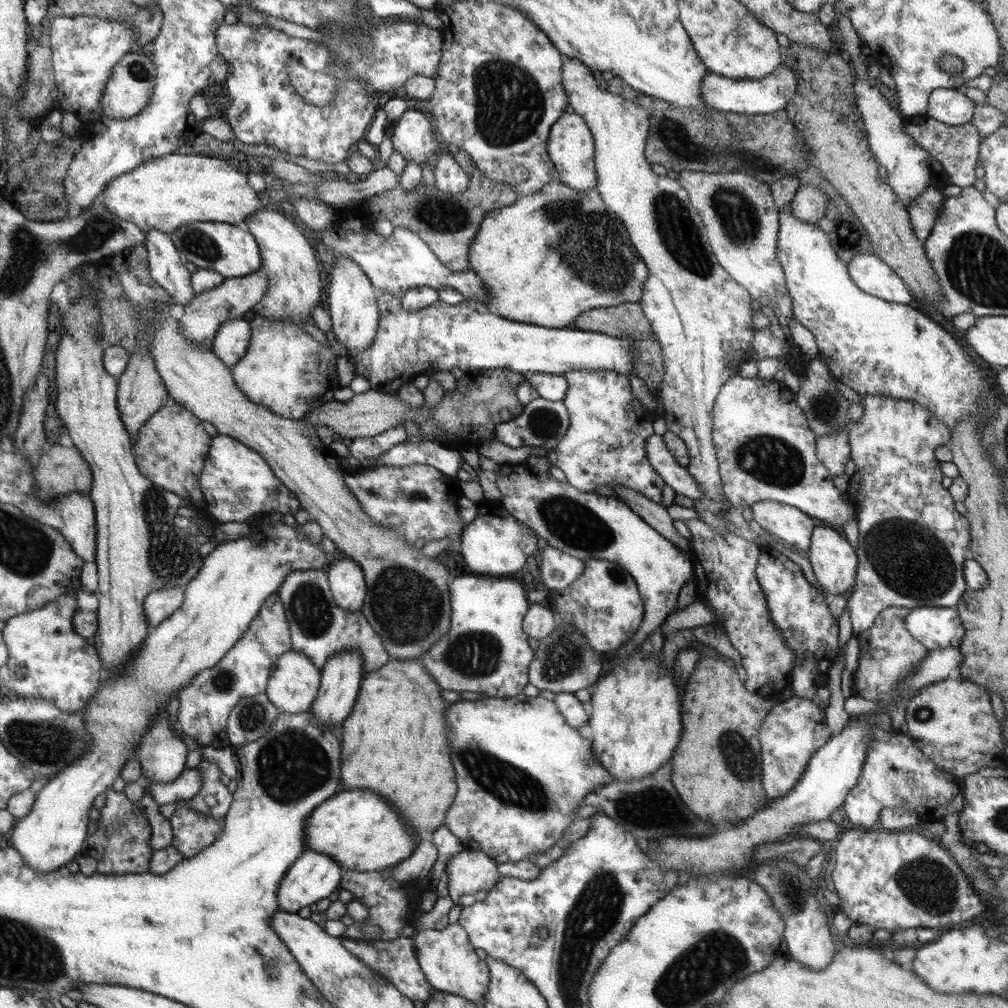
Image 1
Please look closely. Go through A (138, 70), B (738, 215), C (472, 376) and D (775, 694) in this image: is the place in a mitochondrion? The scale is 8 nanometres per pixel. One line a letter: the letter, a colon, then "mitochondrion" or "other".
A: mitochondrion
B: mitochondrion
C: other
D: other

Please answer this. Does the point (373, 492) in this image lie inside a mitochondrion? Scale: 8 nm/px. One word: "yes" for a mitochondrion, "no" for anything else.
yes

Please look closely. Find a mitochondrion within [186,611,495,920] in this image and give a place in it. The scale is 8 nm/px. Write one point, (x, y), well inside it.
(291, 765)

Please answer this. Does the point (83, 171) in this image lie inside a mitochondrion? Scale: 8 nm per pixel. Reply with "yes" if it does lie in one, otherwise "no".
no

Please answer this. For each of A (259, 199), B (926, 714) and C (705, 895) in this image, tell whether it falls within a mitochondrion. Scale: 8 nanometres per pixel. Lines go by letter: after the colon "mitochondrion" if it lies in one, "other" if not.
A: other
B: mitochondrion
C: other

